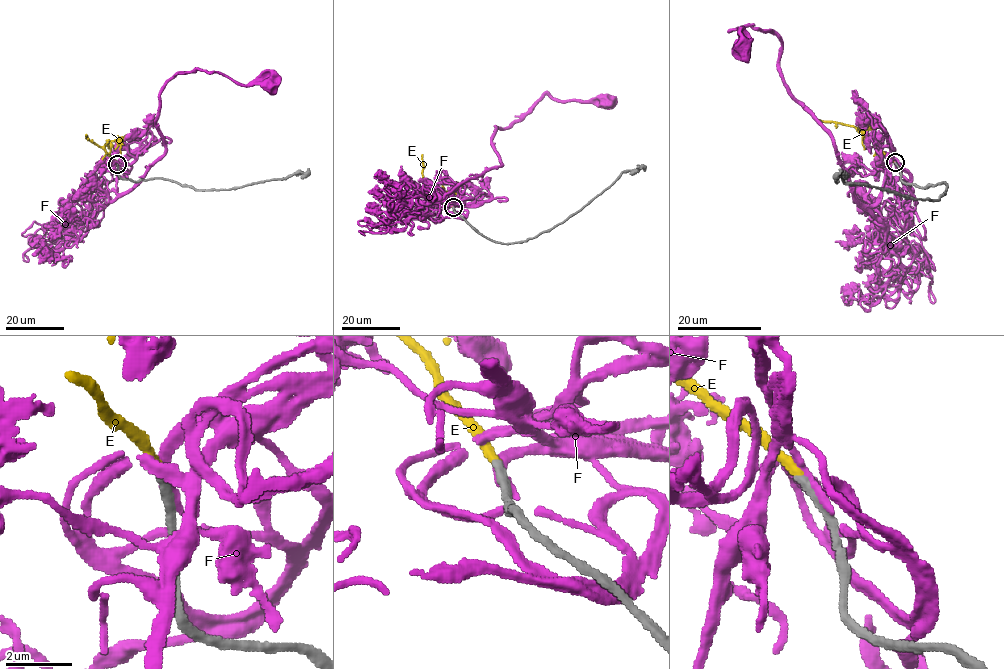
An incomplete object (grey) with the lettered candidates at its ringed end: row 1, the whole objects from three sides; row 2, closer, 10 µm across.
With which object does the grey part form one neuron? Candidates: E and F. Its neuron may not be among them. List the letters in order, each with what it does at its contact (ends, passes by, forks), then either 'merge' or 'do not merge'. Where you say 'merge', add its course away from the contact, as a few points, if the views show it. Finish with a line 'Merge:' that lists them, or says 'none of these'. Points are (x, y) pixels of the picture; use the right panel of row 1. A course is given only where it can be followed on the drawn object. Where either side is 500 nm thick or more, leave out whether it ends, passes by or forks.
E: it ends there; merge; it runs (895, 162), (878, 149), (874, 138), (855, 126), (818, 119)
F: it ends there; do not merge
Merge: E

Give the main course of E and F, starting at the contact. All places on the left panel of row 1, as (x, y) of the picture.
E: (117, 164), (101, 147), (86, 138), (86, 134)
F: (118, 166), (123, 194), (164, 153), (159, 91), (175, 75), (205, 70), (271, 85)

